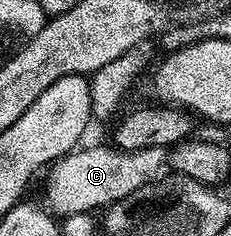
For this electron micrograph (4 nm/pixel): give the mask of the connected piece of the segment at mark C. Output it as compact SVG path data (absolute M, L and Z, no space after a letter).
M87 146L66 154L47 172L48 209L57 216L73 216L99 208L104 209L126 198L143 186L153 185L171 172L168 149L152 146L141 150L119 150L114 146Z

